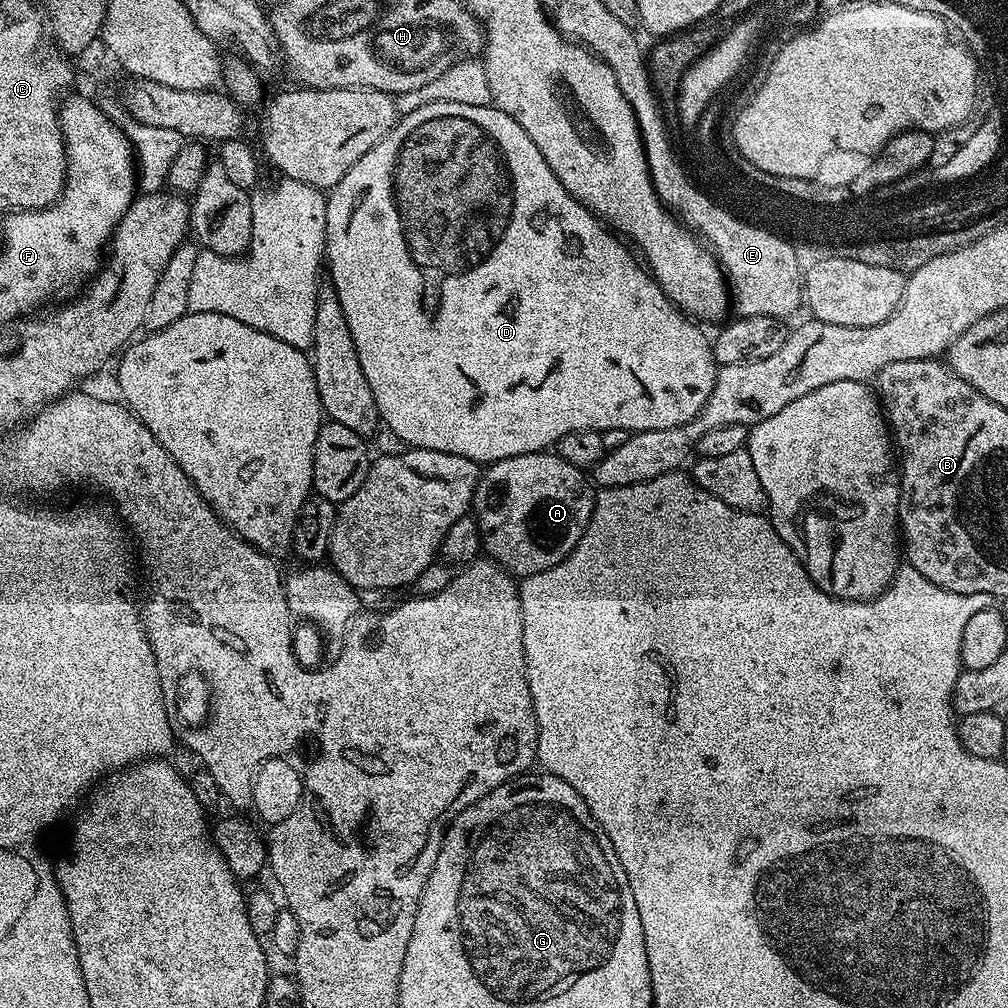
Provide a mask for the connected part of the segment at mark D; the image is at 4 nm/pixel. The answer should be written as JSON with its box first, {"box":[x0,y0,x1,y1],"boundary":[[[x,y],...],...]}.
{"box":[326,102,718,466],"boundary":[[[430,102],[430,106],[422,106],[413,112],[403,113],[397,119],[396,125],[384,135],[382,142],[366,150],[366,154],[362,154],[362,158],[358,158],[358,162],[354,162],[354,166],[346,170],[346,174],[327,193],[327,197],[326,272],[327,275],[328,272],[332,275],[329,276],[330,283],[338,294],[338,302],[342,302],[342,314],[346,314],[350,335],[354,337],[354,350],[358,350],[358,362],[362,362],[362,374],[366,374],[366,382],[370,382],[370,390],[374,393],[374,402],[380,411],[383,427],[385,429],[388,427],[404,443],[401,445],[408,448],[425,448],[446,454],[458,454],[462,458],[470,458],[475,464],[487,466],[499,460],[514,458],[518,454],[551,449],[563,436],[574,430],[594,430],[599,433],[606,430],[626,430],[631,434],[682,426],[689,424],[700,413],[702,406],[706,406],[706,398],[710,398],[710,390],[714,390],[716,385],[718,365],[712,353],[709,337],[704,337],[704,332],[700,329],[703,327],[695,319],[681,312],[668,299],[668,295],[657,284],[649,269],[639,259],[636,261],[628,253],[627,248],[620,242],[619,235],[609,231],[598,219],[596,213],[590,211],[585,204],[580,204],[568,193],[566,186],[558,182],[554,170],[550,170],[546,158],[542,158],[542,150],[534,146],[534,138],[530,138],[530,134],[526,134],[526,130],[522,130],[522,126],[518,126],[518,122],[514,122],[514,118],[502,109],[495,106],[462,106],[462,102]]]}

